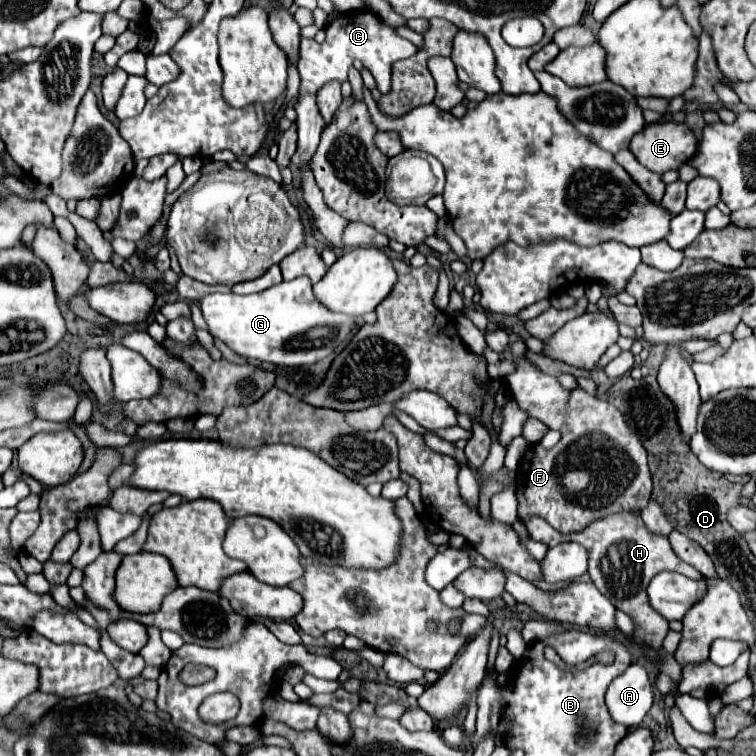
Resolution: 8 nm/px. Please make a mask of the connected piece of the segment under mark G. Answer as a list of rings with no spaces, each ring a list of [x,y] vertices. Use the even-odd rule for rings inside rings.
[[[299,276],[291,282],[281,282],[257,294],[209,294],[201,300],[201,312],[209,332],[223,340],[233,352],[247,360],[271,362],[277,366],[303,366],[315,364],[345,342],[349,332],[359,326],[361,318],[329,312],[313,296],[311,282]]]

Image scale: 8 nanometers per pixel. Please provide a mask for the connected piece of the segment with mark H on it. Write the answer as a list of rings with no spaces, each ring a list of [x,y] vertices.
[[[629,512],[611,514],[609,518],[593,522],[589,528],[585,528],[577,534],[557,534],[557,530],[553,530],[553,526],[549,526],[543,518],[521,518],[521,522],[525,524],[525,528],[529,530],[533,540],[545,542],[549,548],[557,546],[557,542],[569,542],[569,540],[583,544],[589,552],[589,576],[591,576],[593,584],[597,586],[597,590],[603,596],[607,596],[617,610],[623,610],[625,614],[629,614],[635,620],[635,624],[637,624],[635,638],[649,644],[653,648],[653,652],[651,652],[653,656],[657,654],[657,650],[661,648],[663,638],[669,630],[669,622],[665,618],[661,618],[661,614],[655,614],[655,610],[649,604],[647,586],[649,586],[651,578],[665,570],[678,572],[693,580],[702,578],[701,573],[697,572],[693,566],[681,562],[673,554],[673,548],[669,546],[669,540],[665,536],[651,534],[639,516],[629,514]]]

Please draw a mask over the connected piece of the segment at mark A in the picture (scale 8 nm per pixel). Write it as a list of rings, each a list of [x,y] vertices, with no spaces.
[[[633,664],[629,670],[619,674],[609,684],[605,704],[609,706],[609,714],[617,724],[627,728],[641,724],[653,706],[653,684],[649,682],[647,670]]]

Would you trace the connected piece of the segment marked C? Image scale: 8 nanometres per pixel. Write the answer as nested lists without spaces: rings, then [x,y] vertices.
[[[369,10],[348,12],[341,18],[337,18],[329,28],[327,28],[327,38],[323,44],[317,44],[315,40],[303,38],[301,48],[299,48],[299,74],[301,74],[301,94],[311,92],[317,94],[317,90],[329,82],[329,80],[347,80],[347,72],[353,64],[355,58],[363,62],[365,68],[373,74],[377,88],[381,94],[387,94],[391,90],[391,66],[397,60],[409,58],[417,52],[415,44],[409,40],[399,38],[391,26],[381,22],[375,14]]]

